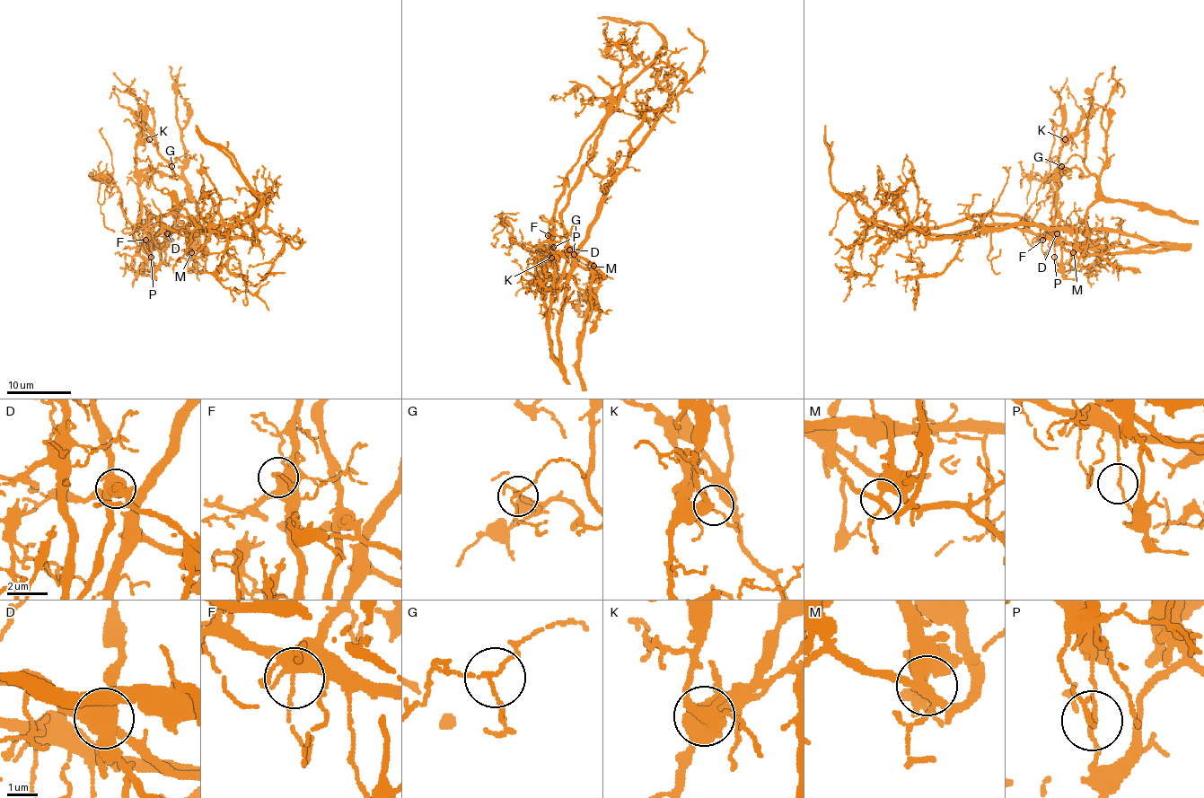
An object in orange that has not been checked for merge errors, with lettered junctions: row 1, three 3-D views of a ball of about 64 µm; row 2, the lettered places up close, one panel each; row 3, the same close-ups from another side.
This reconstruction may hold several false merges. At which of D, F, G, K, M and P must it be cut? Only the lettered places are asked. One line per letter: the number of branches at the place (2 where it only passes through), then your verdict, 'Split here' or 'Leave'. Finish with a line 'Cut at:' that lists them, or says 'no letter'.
D: Branches: 5. Split here
F: Branches: 3. Leave
G: Branches: 3. Leave
K: Branches: 3. Leave
M: Branches: 4. Split here
P: Branches: 2. Split here
Cut at: D, M, P

